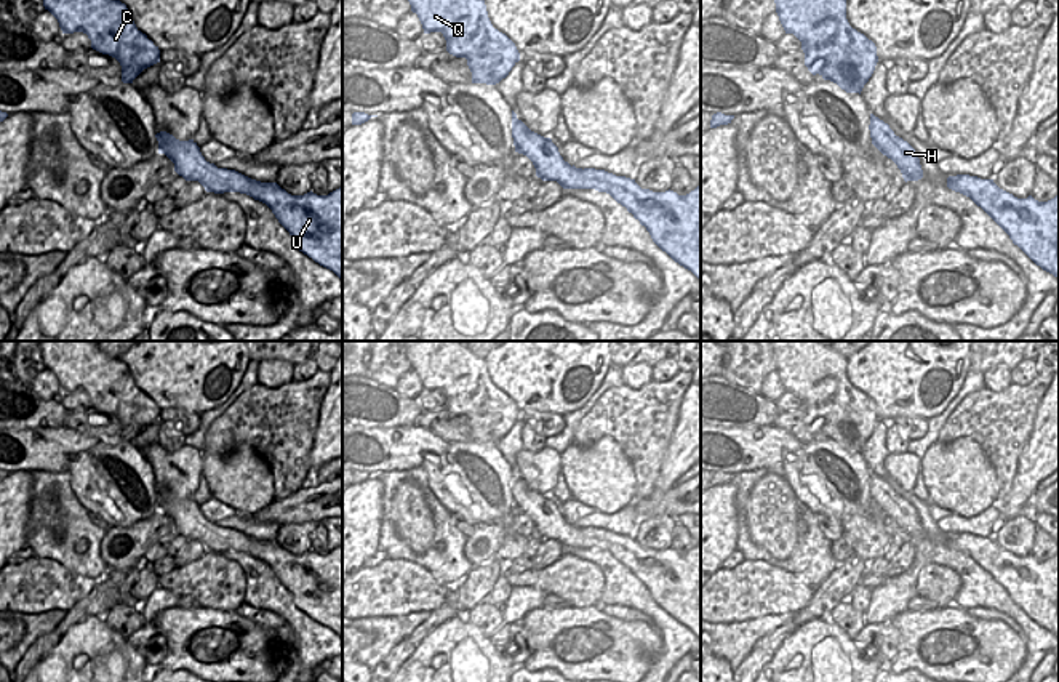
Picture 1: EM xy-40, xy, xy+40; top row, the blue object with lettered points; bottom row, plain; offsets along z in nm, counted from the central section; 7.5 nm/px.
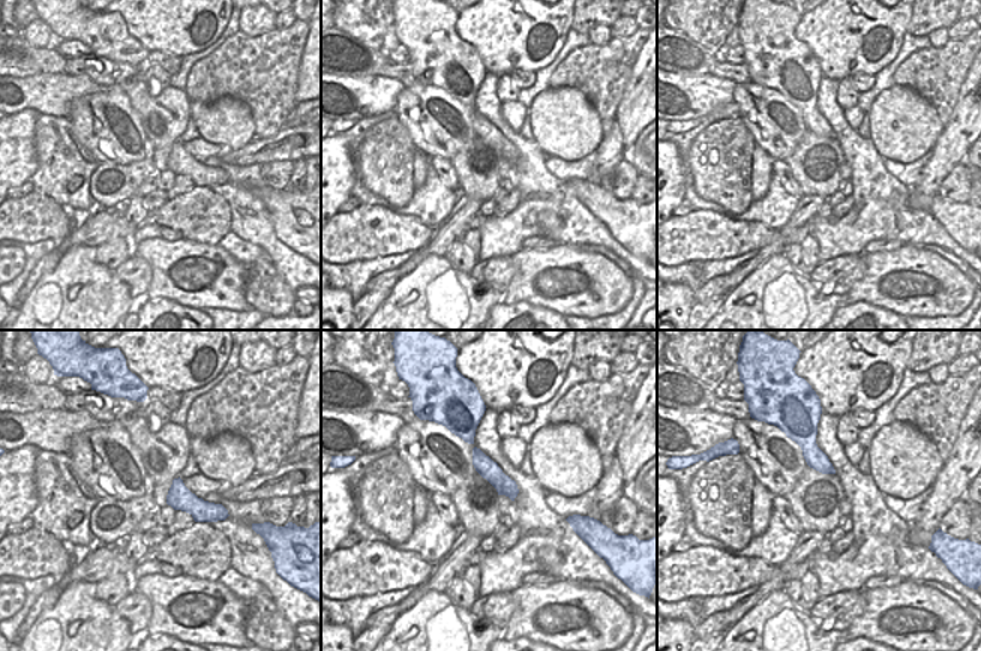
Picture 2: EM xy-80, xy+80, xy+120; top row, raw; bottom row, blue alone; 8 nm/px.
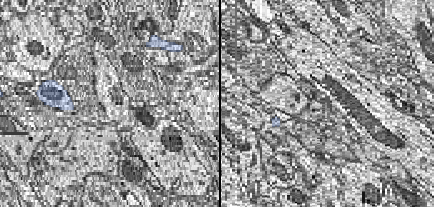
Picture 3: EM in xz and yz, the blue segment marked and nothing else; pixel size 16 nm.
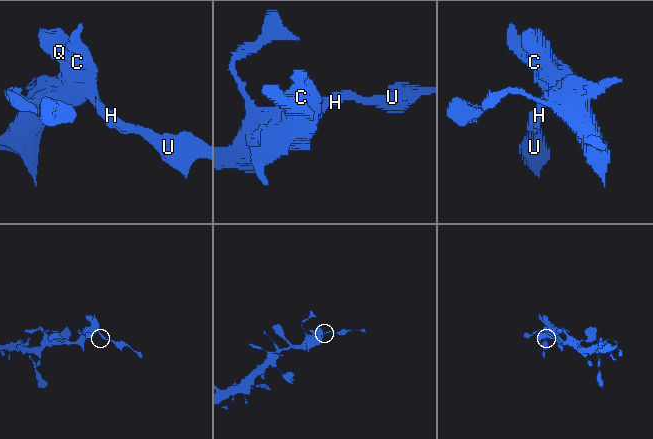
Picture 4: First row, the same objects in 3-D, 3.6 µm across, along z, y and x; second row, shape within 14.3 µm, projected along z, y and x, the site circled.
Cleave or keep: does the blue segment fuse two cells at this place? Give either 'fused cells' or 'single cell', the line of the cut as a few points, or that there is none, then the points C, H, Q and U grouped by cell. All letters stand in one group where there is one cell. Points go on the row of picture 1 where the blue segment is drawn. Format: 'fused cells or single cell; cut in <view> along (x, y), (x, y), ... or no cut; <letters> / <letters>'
single cell; no cut; C H Q U

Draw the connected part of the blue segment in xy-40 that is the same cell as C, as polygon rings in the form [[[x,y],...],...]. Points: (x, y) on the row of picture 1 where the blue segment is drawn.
[[[43,0],[59,22],[62,34],[83,32],[91,48],[115,58],[122,66],[122,82],[133,80],[160,62],[160,50],[142,34],[120,0]]]

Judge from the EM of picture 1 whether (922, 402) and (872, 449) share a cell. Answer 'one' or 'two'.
two

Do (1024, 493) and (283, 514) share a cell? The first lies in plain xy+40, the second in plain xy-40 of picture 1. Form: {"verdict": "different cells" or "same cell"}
{"verdict": "different cells"}

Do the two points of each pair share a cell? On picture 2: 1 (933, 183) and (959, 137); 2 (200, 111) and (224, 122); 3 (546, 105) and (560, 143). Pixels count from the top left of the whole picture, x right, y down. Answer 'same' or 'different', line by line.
1: same
2: same
3: same

